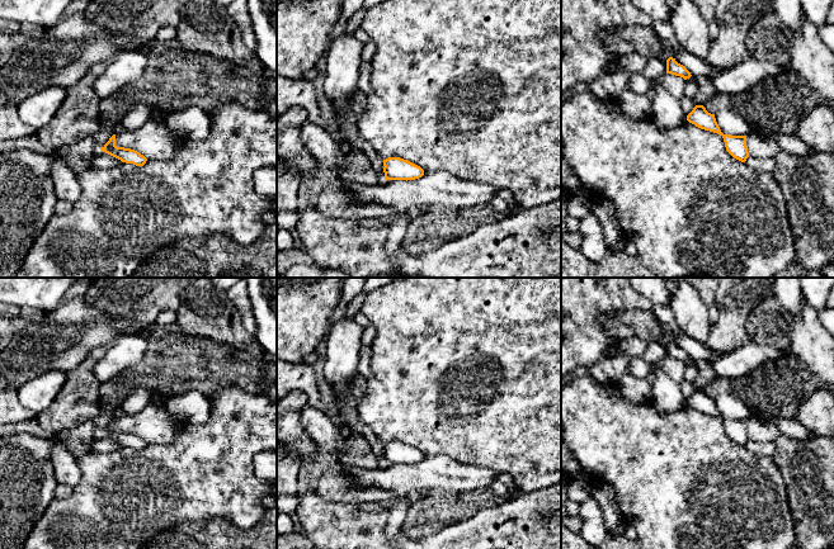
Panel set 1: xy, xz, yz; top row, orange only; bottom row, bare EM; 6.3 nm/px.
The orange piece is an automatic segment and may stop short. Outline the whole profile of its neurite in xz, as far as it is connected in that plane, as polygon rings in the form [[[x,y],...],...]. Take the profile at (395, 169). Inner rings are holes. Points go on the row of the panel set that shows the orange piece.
[[[388,157],[383,160],[385,180],[415,180],[424,175],[424,170],[400,157]]]

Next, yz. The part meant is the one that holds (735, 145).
[[[696,105],[687,115],[687,120],[701,129],[720,134],[724,138],[726,151],[734,158],[745,162],[749,157],[746,136],[724,134],[716,122],[715,114],[708,113],[703,105]]]

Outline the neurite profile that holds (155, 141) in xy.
[[[149,119],[136,131],[116,134],[116,146],[131,148],[147,160],[170,160],[184,139],[174,134],[166,124]]]

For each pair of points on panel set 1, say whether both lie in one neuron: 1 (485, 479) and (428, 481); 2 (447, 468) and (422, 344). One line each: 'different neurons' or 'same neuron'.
1: same neuron
2: different neurons

